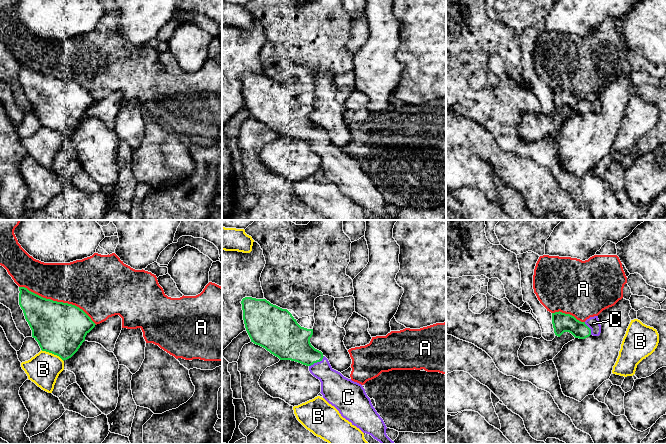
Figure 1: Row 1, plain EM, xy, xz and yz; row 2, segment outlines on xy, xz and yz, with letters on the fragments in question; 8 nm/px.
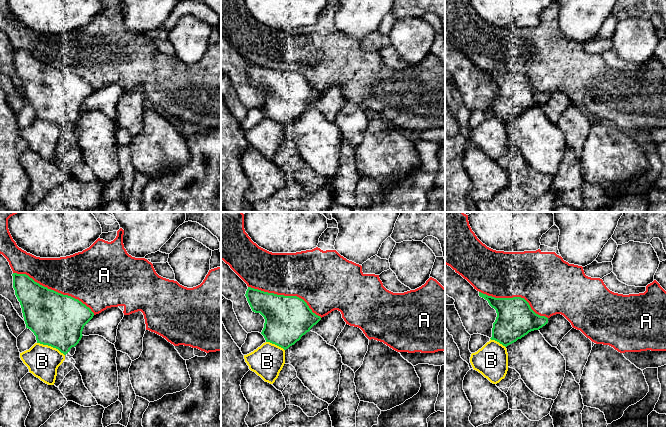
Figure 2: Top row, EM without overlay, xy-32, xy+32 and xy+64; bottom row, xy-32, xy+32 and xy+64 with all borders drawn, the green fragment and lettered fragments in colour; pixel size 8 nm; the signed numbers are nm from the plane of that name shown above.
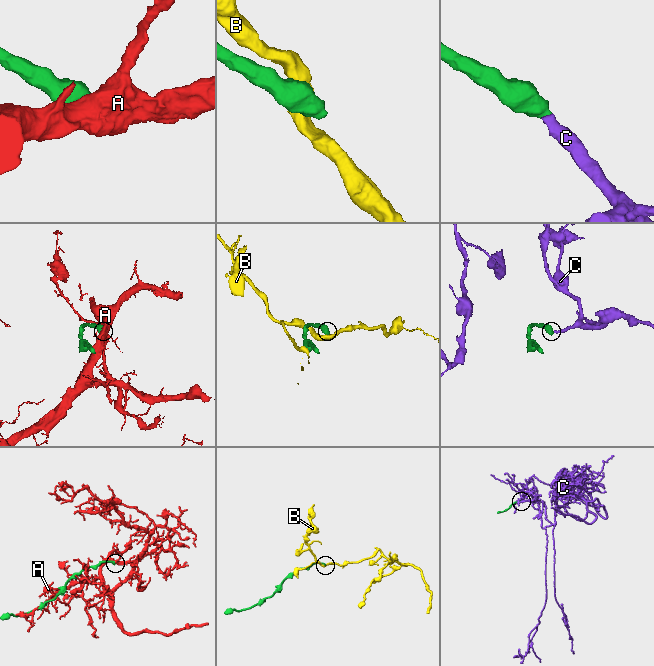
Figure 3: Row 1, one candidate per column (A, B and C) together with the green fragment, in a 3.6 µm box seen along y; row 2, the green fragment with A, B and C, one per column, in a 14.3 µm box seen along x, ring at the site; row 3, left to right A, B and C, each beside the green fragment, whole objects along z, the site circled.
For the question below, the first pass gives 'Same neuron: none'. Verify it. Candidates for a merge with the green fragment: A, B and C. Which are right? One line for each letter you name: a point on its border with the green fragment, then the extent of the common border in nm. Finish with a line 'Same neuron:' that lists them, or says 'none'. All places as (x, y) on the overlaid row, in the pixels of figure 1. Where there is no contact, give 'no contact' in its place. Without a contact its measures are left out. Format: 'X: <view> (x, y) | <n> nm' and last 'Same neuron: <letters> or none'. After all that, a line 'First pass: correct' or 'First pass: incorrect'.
C: xz (316, 362) | 150 nm
Same neuron: C
First pass: incorrect

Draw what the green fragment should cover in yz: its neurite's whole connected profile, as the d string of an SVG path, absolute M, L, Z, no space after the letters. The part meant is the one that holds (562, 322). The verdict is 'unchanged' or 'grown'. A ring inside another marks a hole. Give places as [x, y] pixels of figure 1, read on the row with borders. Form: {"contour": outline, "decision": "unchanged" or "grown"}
{"contour": "M559 311L552 313L552 324L554 333L558 337L564 332L569 332L575 338L585 339L590 335L599 336L601 333L598 316L590 317L585 322L581 322L574 316Z", "decision": "grown"}

